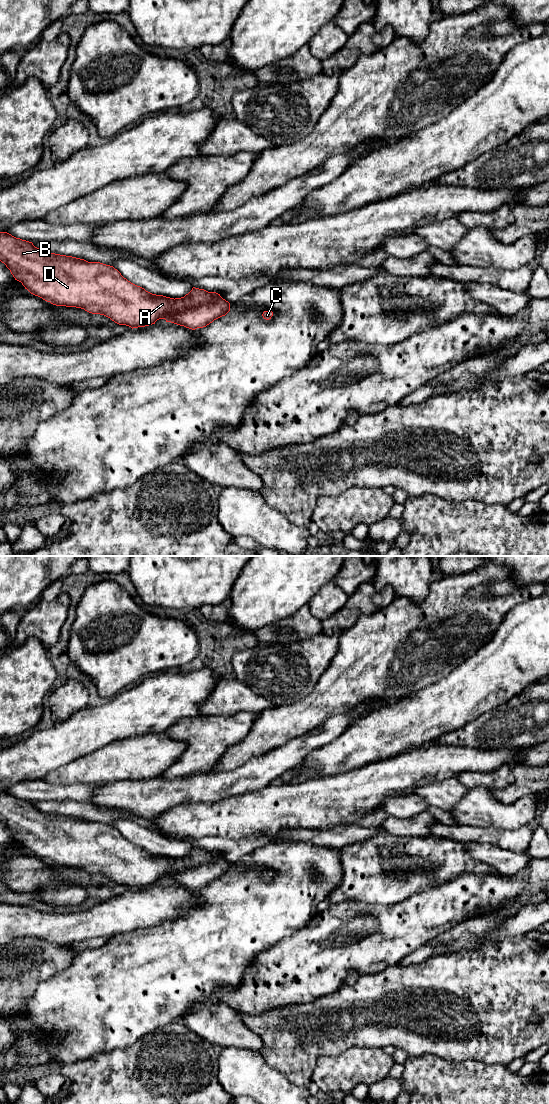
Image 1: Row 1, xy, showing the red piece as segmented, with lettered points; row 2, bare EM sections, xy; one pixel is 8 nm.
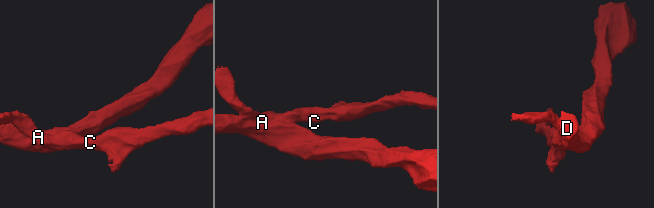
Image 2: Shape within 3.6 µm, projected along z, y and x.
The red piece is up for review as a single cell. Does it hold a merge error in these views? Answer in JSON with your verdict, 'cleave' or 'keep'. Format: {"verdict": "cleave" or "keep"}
{"verdict": "keep"}

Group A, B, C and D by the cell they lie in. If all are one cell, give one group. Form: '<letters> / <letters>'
A B C D

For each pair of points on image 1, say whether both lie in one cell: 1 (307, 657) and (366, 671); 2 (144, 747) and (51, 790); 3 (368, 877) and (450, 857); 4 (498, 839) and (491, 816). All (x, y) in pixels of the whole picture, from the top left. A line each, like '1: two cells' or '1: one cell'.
1: two cells
2: two cells
3: one cell
4: two cells

